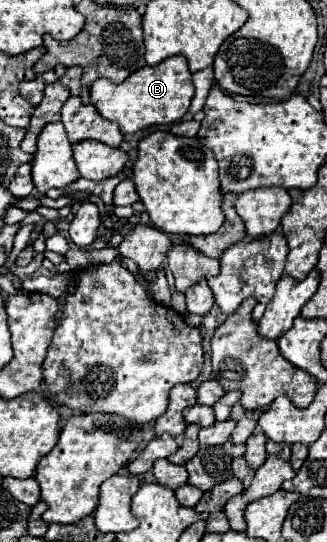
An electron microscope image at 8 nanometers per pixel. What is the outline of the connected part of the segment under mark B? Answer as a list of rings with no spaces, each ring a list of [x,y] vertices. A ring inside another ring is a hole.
[[[182,55],[170,57],[154,67],[142,67],[134,71],[122,83],[110,83],[108,79],[98,79],[90,87],[92,105],[98,109],[102,117],[120,125],[122,133],[136,133],[152,125],[172,125],[180,121],[194,97],[192,73],[188,69],[188,61]]]

